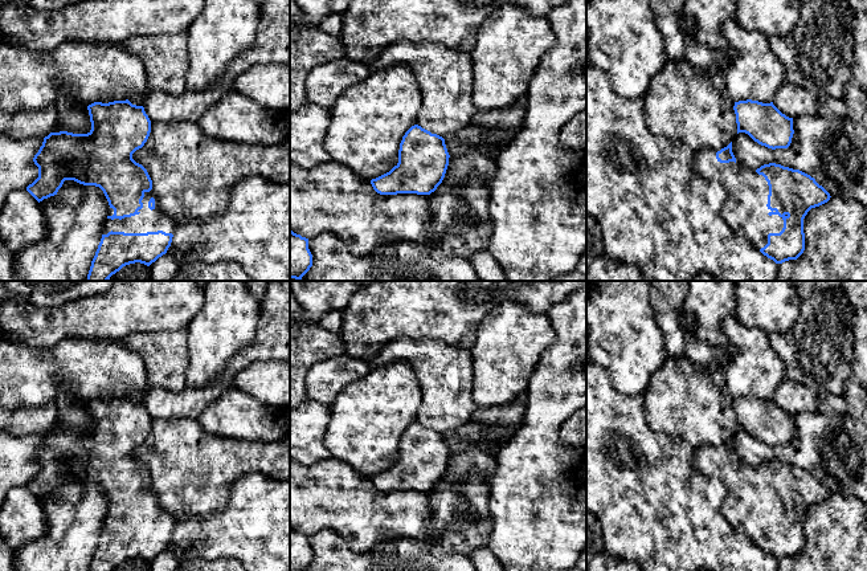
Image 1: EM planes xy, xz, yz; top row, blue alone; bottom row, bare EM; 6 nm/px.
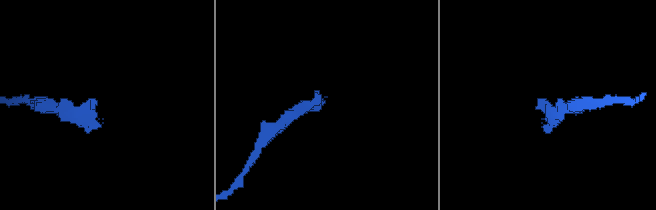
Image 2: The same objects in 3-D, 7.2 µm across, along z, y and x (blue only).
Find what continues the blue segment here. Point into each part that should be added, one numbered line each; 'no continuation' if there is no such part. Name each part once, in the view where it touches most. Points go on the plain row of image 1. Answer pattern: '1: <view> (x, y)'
1: yz (745, 509)

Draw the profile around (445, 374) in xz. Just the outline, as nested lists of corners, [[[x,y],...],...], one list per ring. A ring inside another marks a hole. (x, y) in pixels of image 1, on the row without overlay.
[[[398,338],[367,362],[371,370],[394,362],[412,366],[422,393],[417,421],[446,433],[471,423],[478,409],[471,397],[473,356],[437,339]]]

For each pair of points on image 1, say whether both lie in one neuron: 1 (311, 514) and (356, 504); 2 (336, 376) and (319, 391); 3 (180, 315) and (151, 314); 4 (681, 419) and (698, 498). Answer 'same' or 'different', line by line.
1: same
2: same
3: same
4: different

